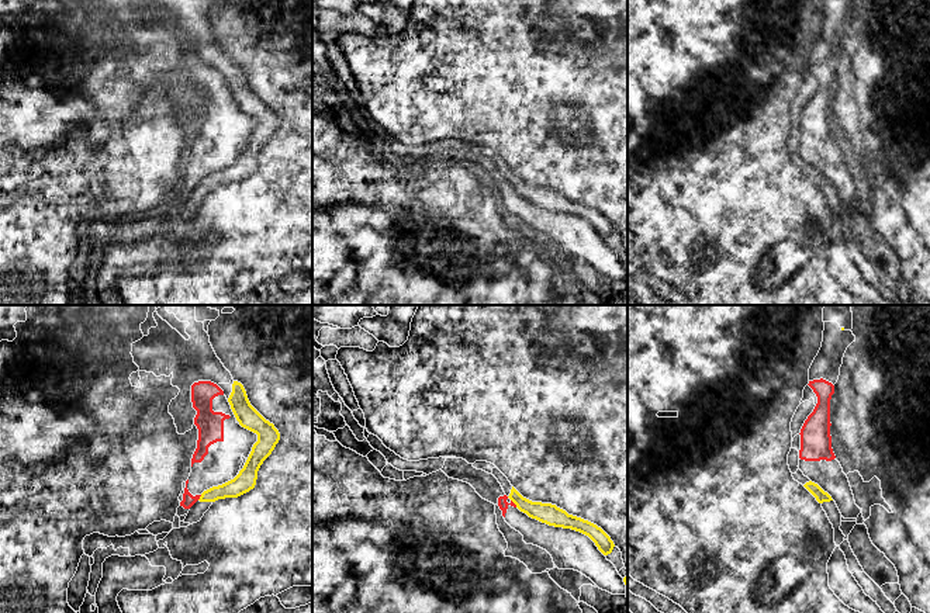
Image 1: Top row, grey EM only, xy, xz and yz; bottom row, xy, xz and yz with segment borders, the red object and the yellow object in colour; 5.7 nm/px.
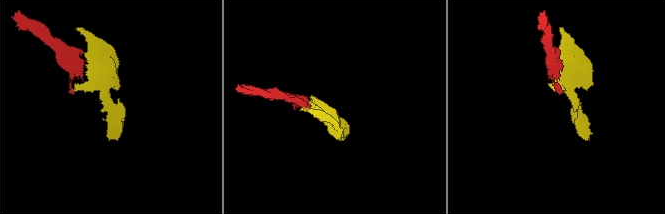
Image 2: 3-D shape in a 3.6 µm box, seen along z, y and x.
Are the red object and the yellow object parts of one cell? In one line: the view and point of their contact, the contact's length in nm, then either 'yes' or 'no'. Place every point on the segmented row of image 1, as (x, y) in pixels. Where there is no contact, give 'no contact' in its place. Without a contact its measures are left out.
contact xz (514, 504); length 60 nm; no

